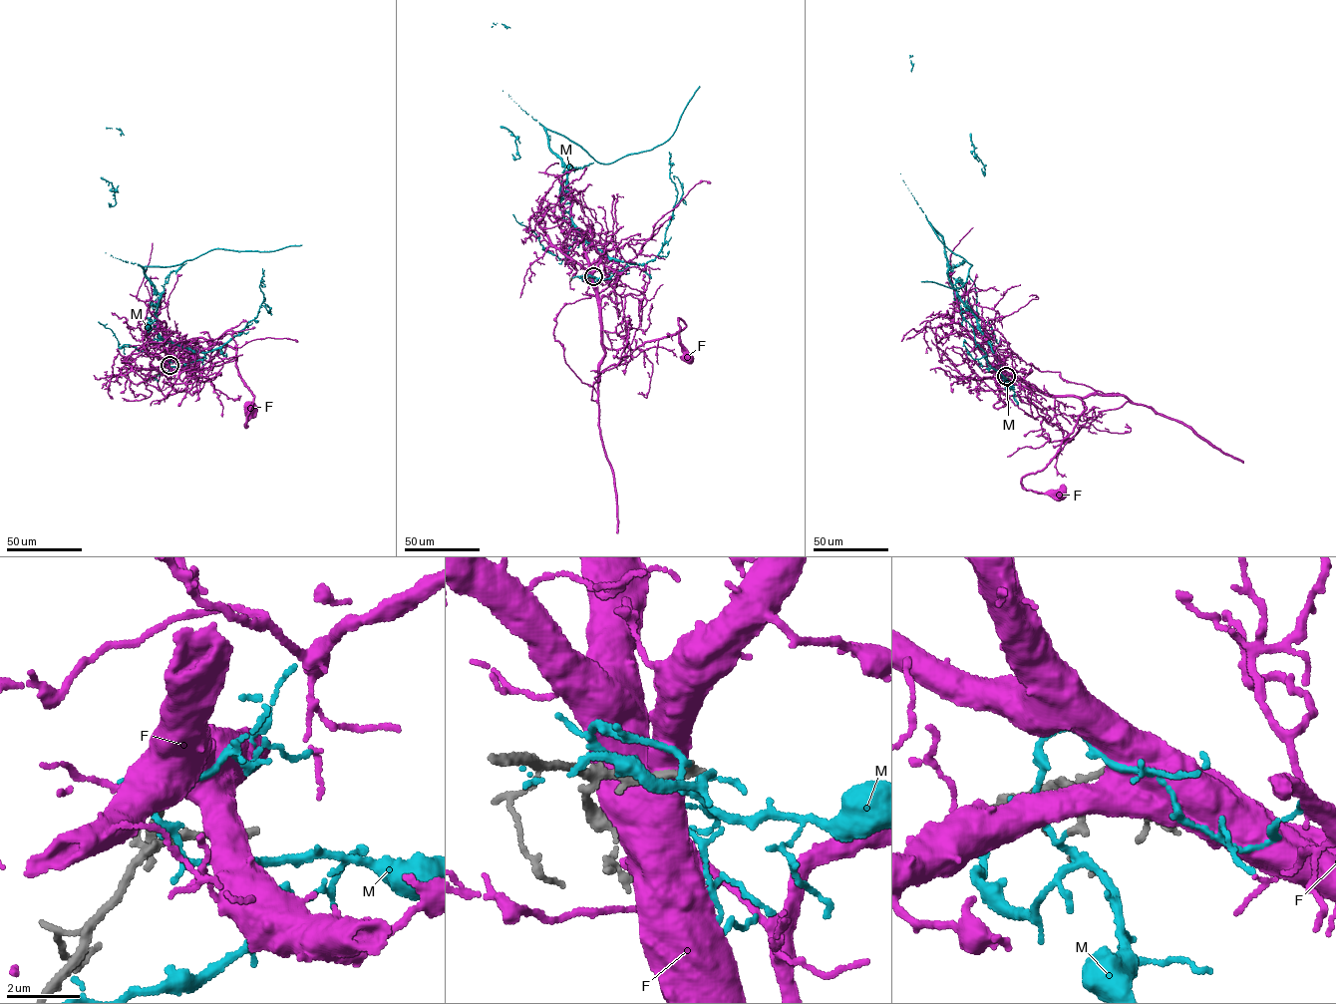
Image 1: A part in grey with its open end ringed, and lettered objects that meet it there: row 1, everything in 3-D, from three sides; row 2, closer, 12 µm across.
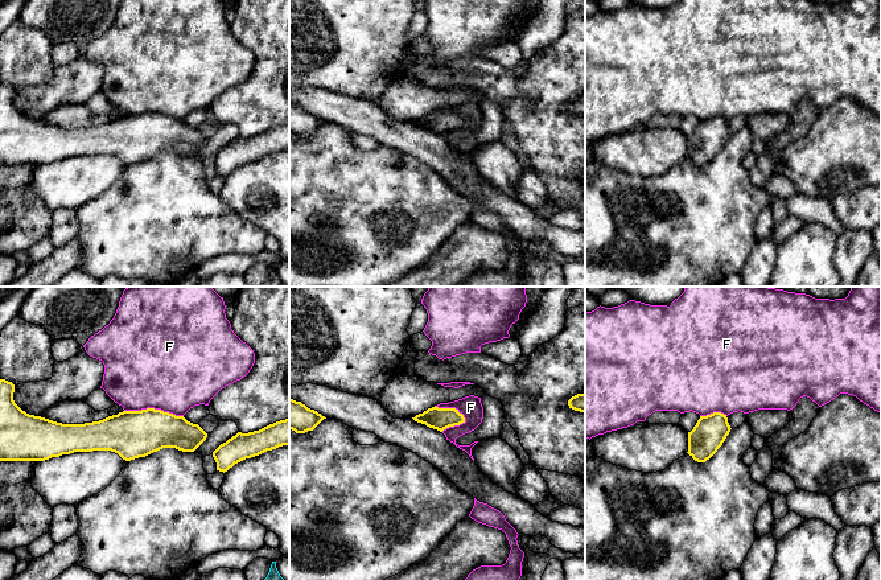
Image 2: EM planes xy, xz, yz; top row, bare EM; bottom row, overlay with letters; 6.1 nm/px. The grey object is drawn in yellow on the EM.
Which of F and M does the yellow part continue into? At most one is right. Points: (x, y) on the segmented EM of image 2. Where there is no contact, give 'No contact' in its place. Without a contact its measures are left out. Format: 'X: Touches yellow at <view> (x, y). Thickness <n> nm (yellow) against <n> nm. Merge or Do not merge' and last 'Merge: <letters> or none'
F: Touches yellow at xy (153, 408). Thickness 280 nm (yellow) against 500 nm. Do not merge
M: No contact. Do not merge
Merge: none

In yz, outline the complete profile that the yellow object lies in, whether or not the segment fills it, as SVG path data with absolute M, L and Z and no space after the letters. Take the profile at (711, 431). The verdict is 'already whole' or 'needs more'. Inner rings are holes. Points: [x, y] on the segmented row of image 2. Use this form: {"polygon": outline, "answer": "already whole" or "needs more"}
{"polygon": "M713 412L700 416L696 425L688 432L688 454L697 462L709 460L722 445L730 432L726 415Z", "answer": "already whole"}

